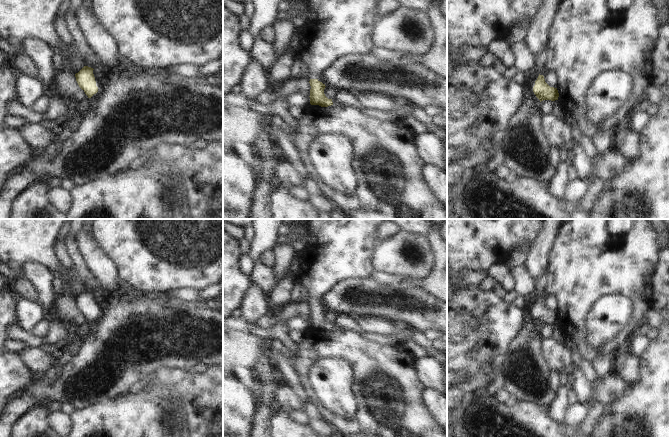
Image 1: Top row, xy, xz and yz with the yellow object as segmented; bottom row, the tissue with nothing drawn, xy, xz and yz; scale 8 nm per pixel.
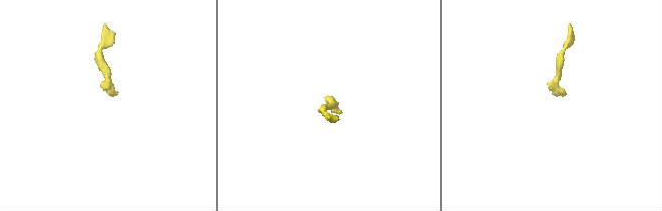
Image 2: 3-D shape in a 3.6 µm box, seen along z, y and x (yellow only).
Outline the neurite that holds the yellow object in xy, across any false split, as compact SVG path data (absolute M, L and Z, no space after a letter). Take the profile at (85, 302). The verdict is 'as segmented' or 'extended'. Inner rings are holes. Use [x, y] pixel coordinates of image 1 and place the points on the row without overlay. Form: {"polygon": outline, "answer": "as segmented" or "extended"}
{"polygon": "M84 290L78 297L75 298L79 311L85 316L88 322L91 322L98 316L93 294L94 293L91 291Z", "answer": "as segmented"}

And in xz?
{"polygon": "M309 219L307 244L302 252L298 283L310 302L310 328L328 331L332 323L324 318L325 308L318 303L334 285L344 279L366 279L373 271L371 264L377 227L387 219Z", "answer": "extended"}

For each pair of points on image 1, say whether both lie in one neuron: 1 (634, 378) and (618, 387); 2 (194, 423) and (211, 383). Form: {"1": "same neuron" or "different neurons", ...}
{"1": "different neurons", "2": "same neuron"}

